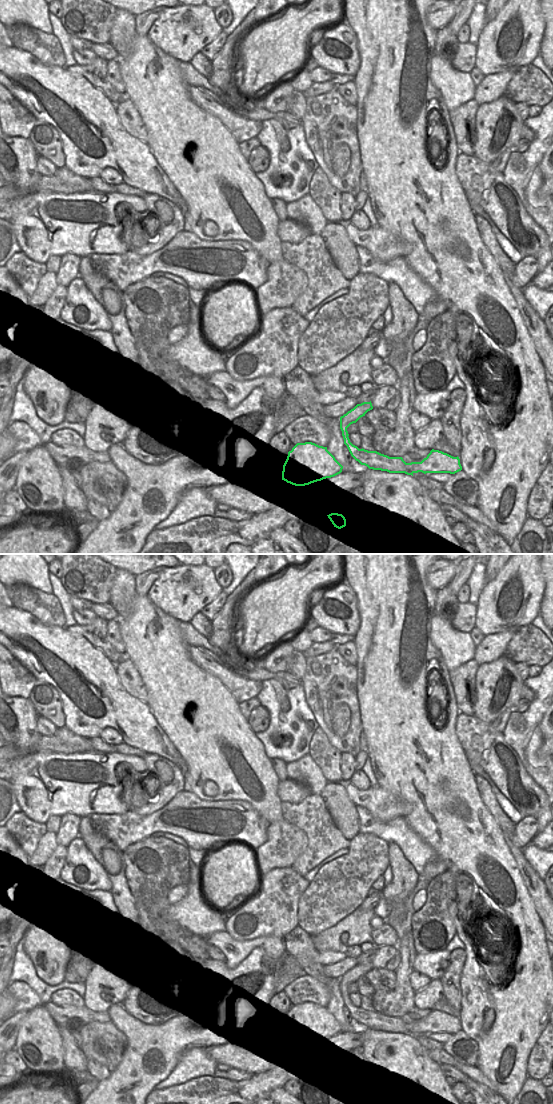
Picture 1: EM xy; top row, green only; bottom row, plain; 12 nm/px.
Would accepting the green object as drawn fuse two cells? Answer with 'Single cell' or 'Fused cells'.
Single cell.

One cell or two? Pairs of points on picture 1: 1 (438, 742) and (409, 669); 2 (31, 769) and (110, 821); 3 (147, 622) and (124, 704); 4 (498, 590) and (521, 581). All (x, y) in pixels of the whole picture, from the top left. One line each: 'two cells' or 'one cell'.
1: one cell
2: two cells
3: two cells
4: one cell

